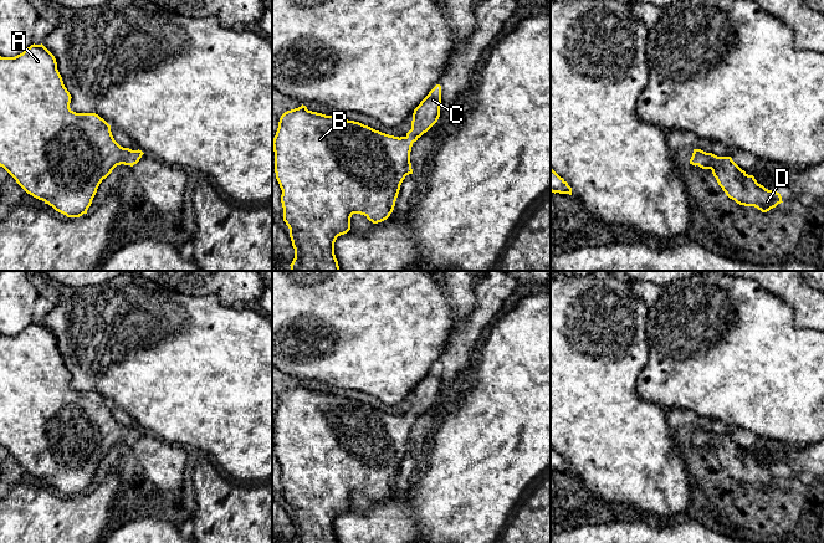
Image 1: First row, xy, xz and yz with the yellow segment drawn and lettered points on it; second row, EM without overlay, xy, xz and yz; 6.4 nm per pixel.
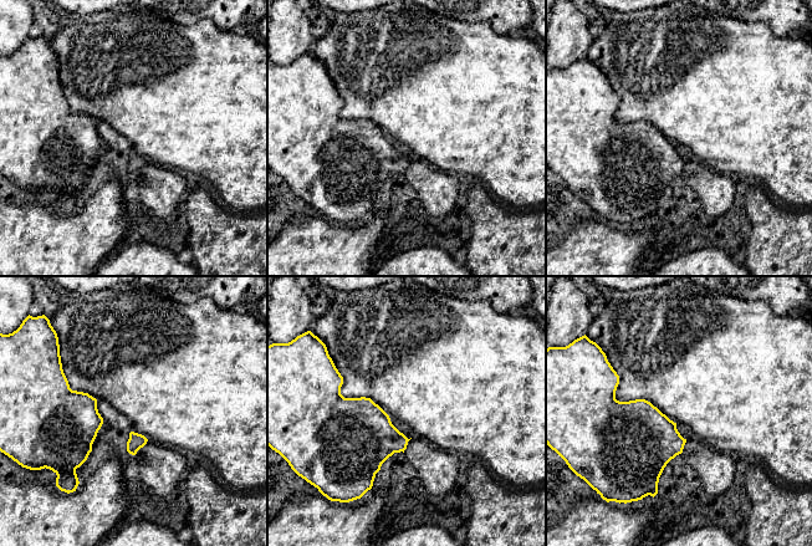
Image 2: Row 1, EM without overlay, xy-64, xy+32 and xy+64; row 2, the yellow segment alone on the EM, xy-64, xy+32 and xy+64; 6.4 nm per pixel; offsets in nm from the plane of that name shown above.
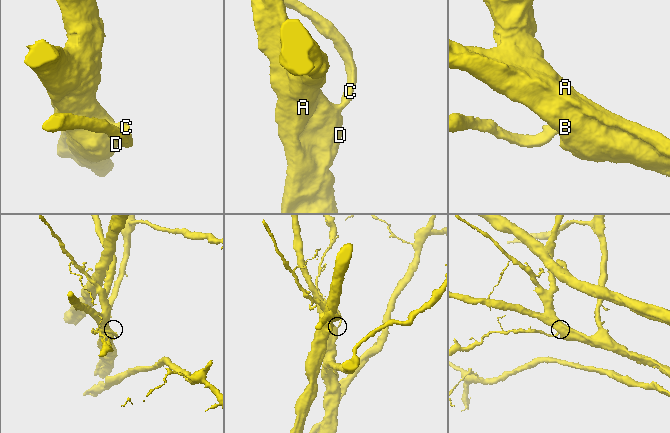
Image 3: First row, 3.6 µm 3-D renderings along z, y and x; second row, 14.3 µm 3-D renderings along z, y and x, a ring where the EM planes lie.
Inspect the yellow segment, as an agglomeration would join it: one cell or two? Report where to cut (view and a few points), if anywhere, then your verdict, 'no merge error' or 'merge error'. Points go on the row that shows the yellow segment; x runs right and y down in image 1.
no cut; no merge error

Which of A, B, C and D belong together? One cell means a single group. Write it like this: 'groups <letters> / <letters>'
groups A B C D

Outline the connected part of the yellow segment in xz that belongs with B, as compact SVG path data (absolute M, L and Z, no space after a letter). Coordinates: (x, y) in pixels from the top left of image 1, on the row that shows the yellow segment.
M436 84L414 109L411 129L400 138L359 122L308 111L303 104L281 116L272 147L276 179L282 190L283 221L290 229L295 249L291 271L341 271L334 255L334 242L338 236L350 230L352 215L364 215L373 224L382 222L390 216L403 180L413 174L410 163L413 143L437 122L440 104L441 86Z

